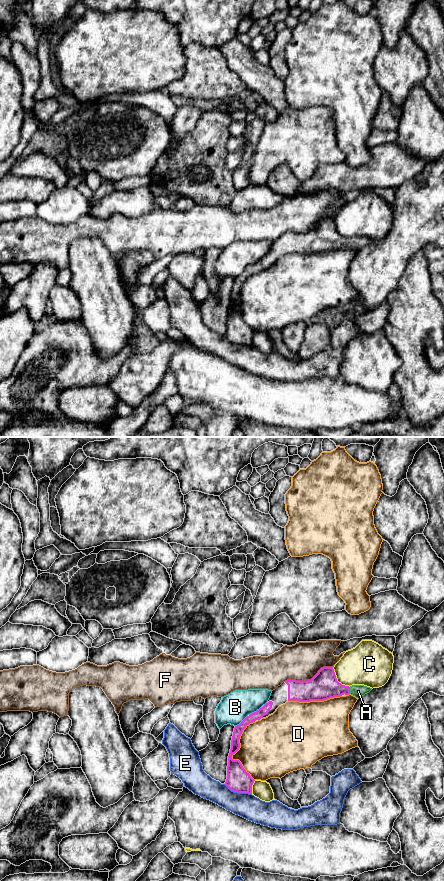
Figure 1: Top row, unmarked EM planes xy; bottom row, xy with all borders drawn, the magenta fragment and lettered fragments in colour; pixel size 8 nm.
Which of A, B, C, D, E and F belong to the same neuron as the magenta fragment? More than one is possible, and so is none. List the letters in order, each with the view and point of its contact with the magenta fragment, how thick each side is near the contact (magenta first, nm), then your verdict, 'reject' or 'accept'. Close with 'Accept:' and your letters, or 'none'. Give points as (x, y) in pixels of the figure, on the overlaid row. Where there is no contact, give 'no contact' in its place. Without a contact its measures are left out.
A: meets magenta in xy at (349, 690); 220 nm thick on the magenta side, 100 nm on the other; accept
B: meets magenta in xy at (242, 721); 80 nm thick on the magenta side, 240 nm on the other; reject
C: meets magenta in xy at (336, 680); 220 nm thick on the magenta side, 320 nm on the other; reject
D: meets magenta in xy at (235, 752); 190 nm thick on the magenta side, 440 nm on the other; reject
E: meets magenta in xy at (238, 792); 190 nm thick on the magenta side, 200 nm on the other; reject
F: meets magenta in xy at (308, 680); 220 nm thick on the magenta side, 300 nm on the other; reject
Accept: A

